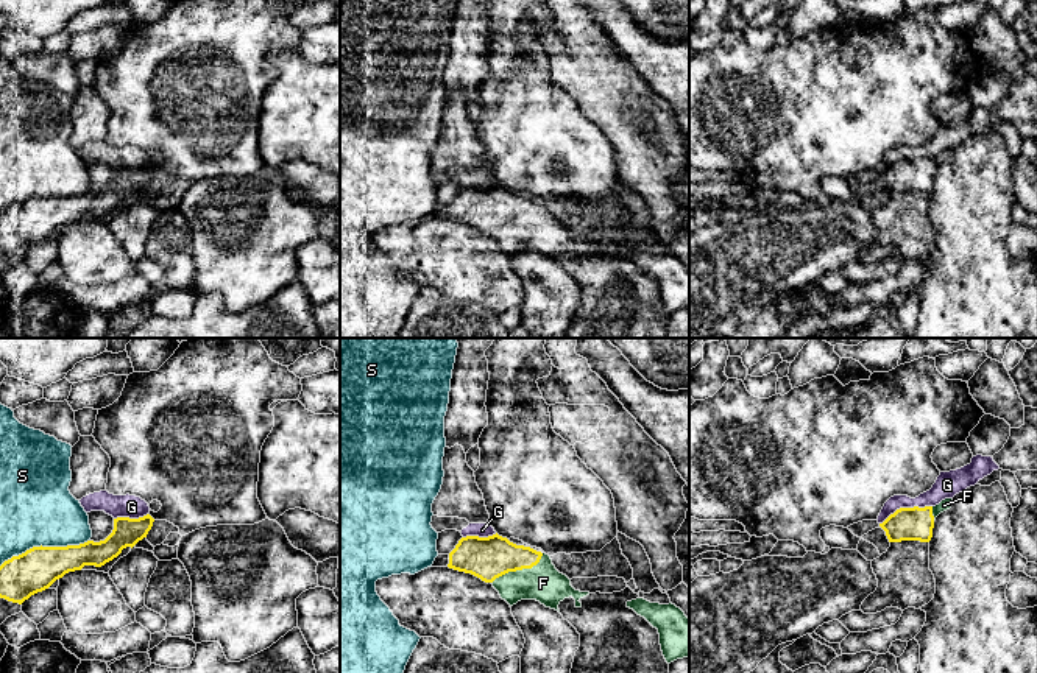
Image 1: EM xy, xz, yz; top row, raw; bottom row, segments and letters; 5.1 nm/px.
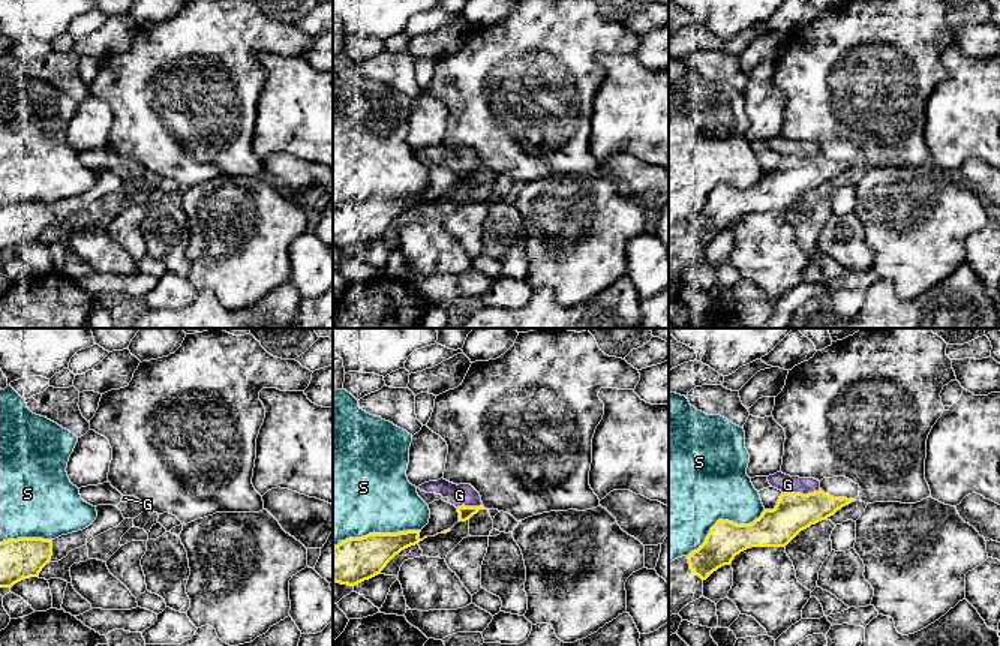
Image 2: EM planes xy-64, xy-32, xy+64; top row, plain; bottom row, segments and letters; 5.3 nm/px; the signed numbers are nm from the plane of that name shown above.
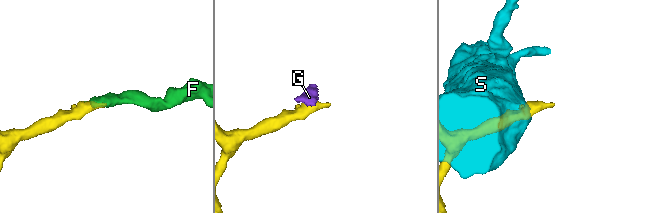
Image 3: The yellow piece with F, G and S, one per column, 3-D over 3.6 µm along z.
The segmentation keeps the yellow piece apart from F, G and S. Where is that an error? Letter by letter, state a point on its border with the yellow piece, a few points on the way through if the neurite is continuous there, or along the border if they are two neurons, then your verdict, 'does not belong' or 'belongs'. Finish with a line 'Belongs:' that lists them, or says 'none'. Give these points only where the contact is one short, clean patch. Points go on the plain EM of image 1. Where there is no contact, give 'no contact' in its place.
F: contact xz (518, 220); way xz (487, 209), (518, 220), (543, 234); belongs
G: contact yz (905, 159); border yz (931, 156), (900, 158), (880, 175); does not belong
S: contact xy (44, 198); does not belong
Belongs: F

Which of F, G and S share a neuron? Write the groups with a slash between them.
F / G / S

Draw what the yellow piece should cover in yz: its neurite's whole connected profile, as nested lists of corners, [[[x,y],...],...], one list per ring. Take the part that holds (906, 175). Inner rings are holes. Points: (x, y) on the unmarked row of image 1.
[[[945,150],[936,157],[900,159],[880,178],[886,182],[889,193],[920,192],[929,193],[936,168],[950,160],[953,150]]]

